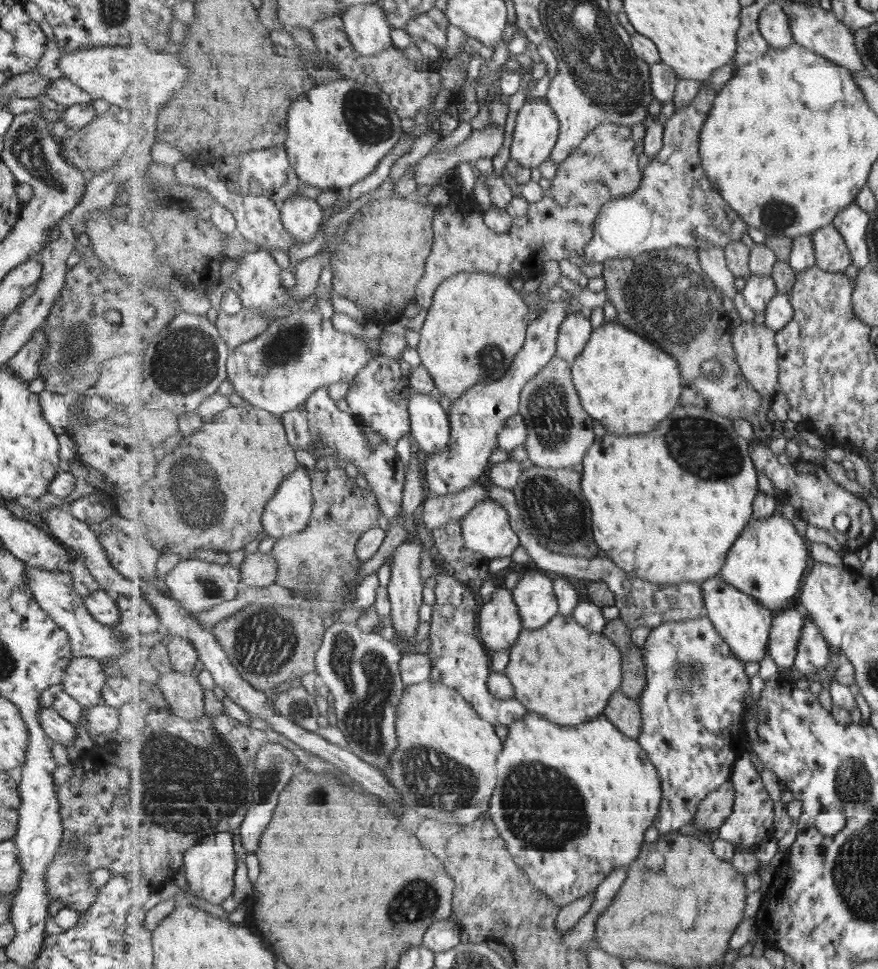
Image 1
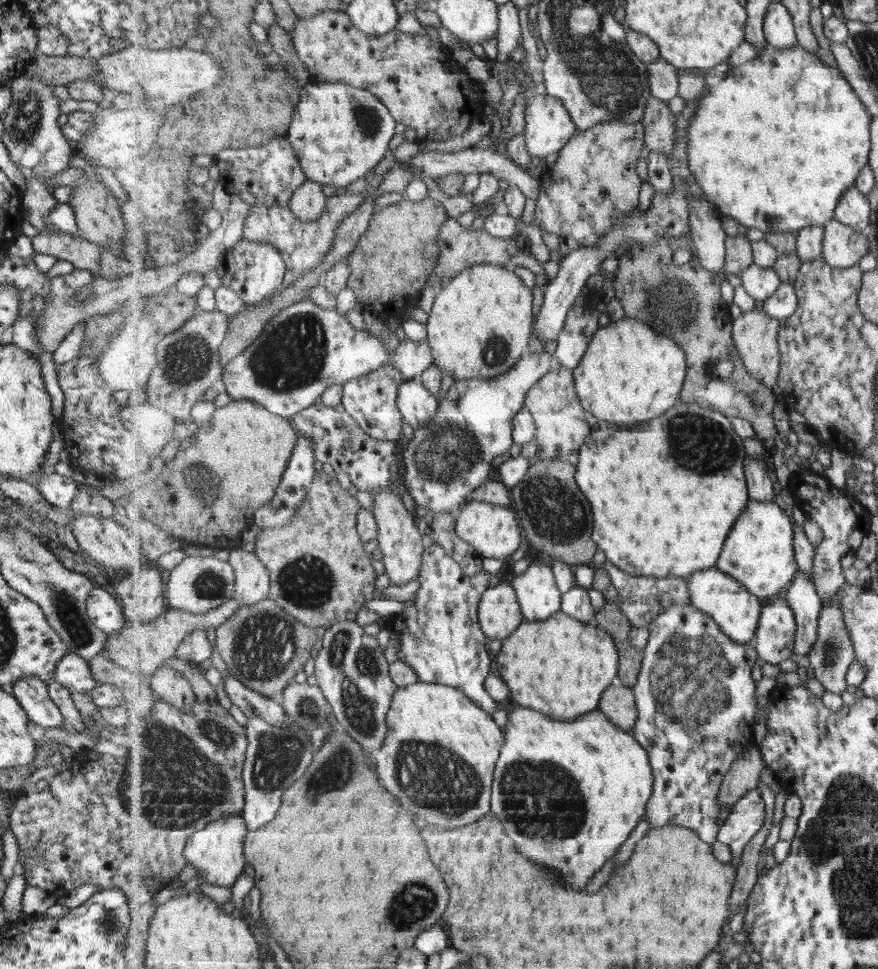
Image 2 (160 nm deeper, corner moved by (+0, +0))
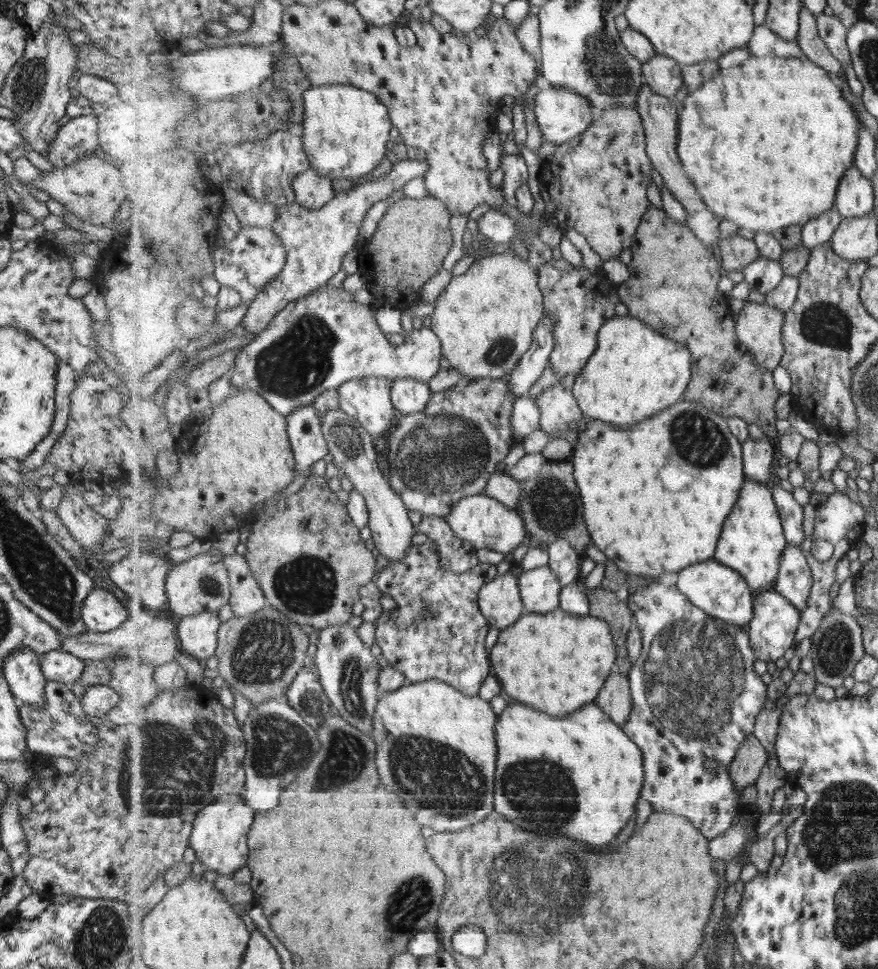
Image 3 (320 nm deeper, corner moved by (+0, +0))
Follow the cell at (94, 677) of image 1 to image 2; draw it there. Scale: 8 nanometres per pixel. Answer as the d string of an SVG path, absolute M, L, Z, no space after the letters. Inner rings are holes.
M71 652L64 654L55 663L53 680L70 693L87 693L97 684L93 680L88 661Z

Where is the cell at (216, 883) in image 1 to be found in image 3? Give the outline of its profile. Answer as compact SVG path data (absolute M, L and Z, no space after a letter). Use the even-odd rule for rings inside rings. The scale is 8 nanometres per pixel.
M229 793L205 807L194 820L194 831L190 838L190 846L195 856L205 869L216 871L219 876L233 874L250 859L250 844L248 836L253 828L255 810L249 808L243 794Z

